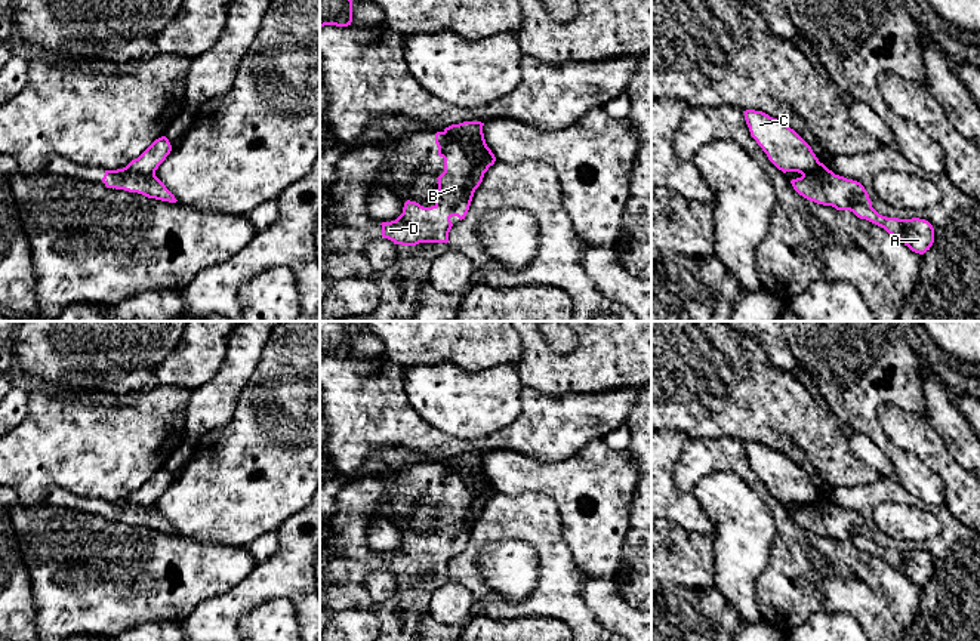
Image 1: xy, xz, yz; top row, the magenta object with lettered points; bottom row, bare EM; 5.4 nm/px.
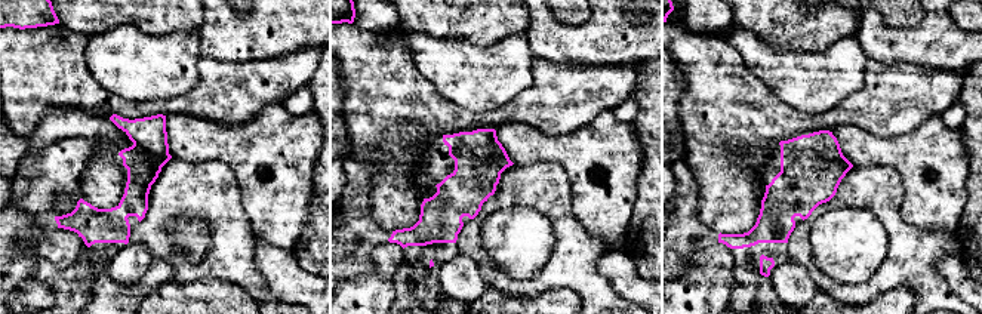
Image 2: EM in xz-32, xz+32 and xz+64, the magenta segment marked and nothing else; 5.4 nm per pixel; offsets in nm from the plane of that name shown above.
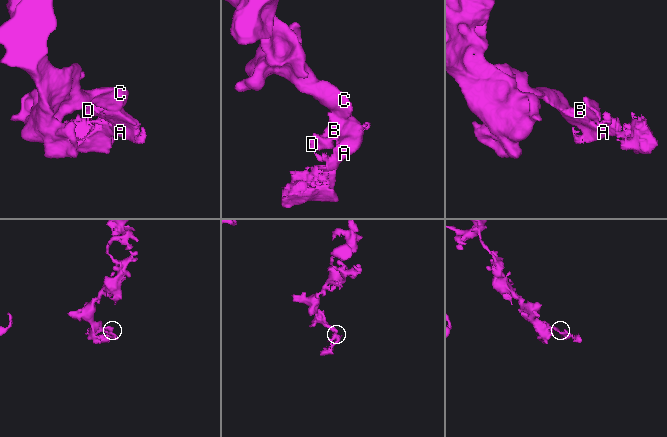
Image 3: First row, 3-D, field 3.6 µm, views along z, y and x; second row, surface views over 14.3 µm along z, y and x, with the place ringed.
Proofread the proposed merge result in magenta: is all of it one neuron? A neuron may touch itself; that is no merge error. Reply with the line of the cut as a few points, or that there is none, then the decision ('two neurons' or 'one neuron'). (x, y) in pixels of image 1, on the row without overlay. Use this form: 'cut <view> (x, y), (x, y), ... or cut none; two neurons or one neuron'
cut xz (444, 462), (477, 478), (484, 475); two neurons

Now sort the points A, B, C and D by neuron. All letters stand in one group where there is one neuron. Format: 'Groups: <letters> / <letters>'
Groups: A B D / C

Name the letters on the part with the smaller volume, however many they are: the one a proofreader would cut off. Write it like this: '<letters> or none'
A, B, D

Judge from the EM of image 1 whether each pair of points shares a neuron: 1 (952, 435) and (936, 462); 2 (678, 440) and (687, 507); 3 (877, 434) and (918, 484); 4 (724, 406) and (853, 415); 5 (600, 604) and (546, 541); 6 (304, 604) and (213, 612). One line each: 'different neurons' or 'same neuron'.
1: different neurons
2: same neuron
3: same neuron
4: different neurons
5: different neurons
6: same neuron

